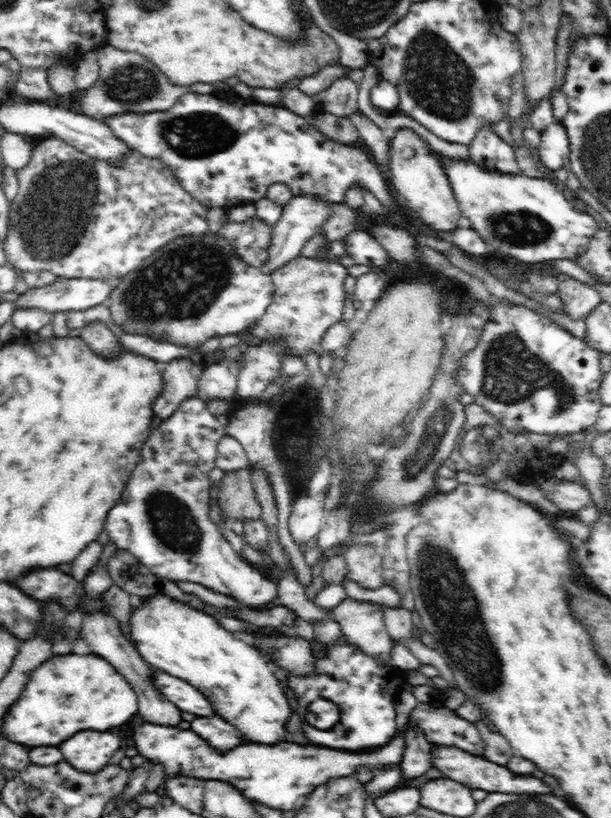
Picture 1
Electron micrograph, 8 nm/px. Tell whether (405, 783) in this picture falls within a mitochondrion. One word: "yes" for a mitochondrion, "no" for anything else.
no

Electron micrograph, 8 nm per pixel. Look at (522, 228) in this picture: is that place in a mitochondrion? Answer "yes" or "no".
yes

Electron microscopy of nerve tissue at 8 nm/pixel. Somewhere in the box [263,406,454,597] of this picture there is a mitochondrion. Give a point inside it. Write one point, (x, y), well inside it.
(367, 534)

